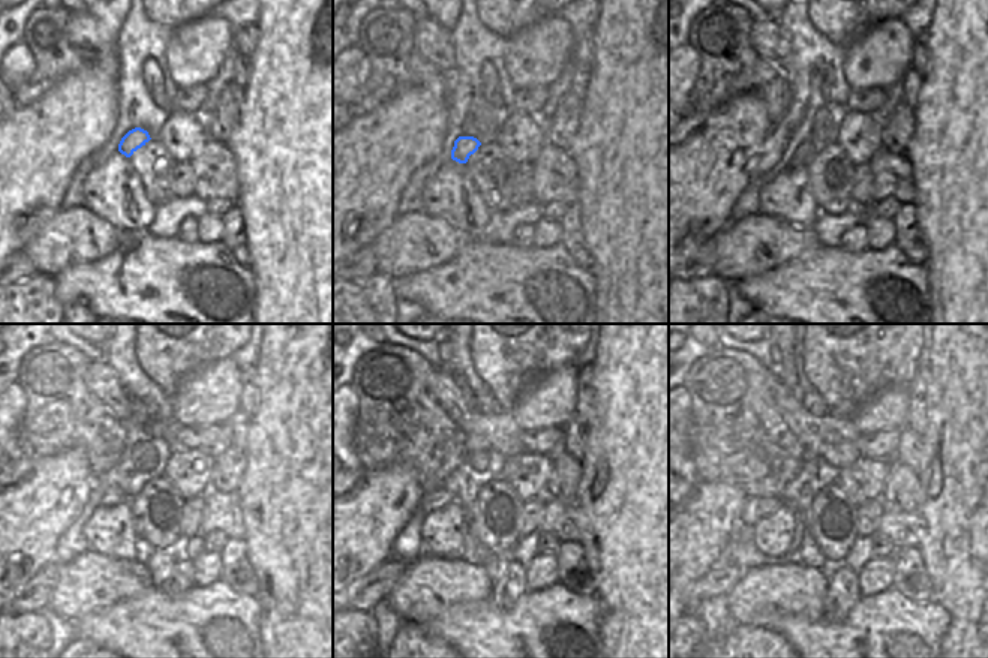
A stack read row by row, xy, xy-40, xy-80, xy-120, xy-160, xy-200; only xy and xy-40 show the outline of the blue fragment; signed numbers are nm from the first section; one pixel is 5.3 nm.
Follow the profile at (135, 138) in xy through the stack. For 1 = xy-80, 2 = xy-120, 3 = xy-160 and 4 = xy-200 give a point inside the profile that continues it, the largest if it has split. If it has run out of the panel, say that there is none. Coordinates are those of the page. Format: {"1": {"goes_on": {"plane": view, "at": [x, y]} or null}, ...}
{"1": {"goes_on": {"plane": "xy-80", "at": [804, 152]}}, "2": {"goes_on": {"plane": "xy-120", "at": [101, 496]}}, "3": {"goes_on": {"plane": "xy-160", "at": [432, 499]}}, "4": {"goes_on": {"plane": "xy-200", "at": [754, 508]}}}

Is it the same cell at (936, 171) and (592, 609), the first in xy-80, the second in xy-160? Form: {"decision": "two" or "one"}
{"decision": "two"}

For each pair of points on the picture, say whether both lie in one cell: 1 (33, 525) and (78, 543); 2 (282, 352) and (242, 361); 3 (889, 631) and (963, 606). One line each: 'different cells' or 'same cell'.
1: different cells
2: different cells
3: different cells

